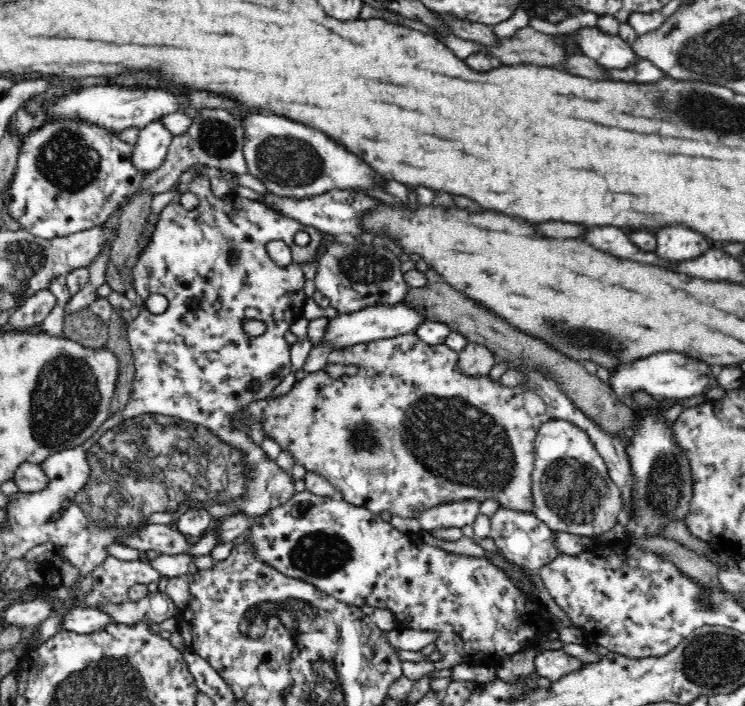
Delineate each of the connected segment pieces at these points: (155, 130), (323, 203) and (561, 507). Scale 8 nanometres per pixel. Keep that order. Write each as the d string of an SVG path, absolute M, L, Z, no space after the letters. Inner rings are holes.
M158 121L140 129L136 144L132 145L132 156L130 156L132 167L142 173L142 176L162 168L167 159L172 137Z
M335 189L331 192L324 193L310 199L296 199L290 197L282 197L280 194L260 193L260 202L269 210L277 212L285 218L296 220L304 226L312 226L322 233L329 235L350 234L355 237L359 235L359 214L373 206L373 200L366 196L363 192L351 189Z
M549 420L541 424L536 434L533 495L535 515L548 528L583 537L593 538L608 531L617 523L618 514L622 512L622 492L611 479L605 460L584 430L563 420Z

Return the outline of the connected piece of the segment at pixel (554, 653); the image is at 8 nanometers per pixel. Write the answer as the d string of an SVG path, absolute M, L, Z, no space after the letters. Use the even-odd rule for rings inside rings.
M563 649L541 651L533 662L536 668L535 673L540 677L548 678L550 682L556 682L565 674L584 667L582 661L566 653Z

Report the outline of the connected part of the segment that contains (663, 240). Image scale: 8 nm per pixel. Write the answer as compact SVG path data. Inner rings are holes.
M680 224L661 227L655 237L660 257L670 261L692 259L711 248L708 237L690 226L680 226Z

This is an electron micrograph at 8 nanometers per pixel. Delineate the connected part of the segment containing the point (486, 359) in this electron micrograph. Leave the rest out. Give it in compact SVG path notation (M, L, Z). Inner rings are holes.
M467 343L458 353L456 367L460 374L468 378L486 377L494 366L496 354L482 345Z

